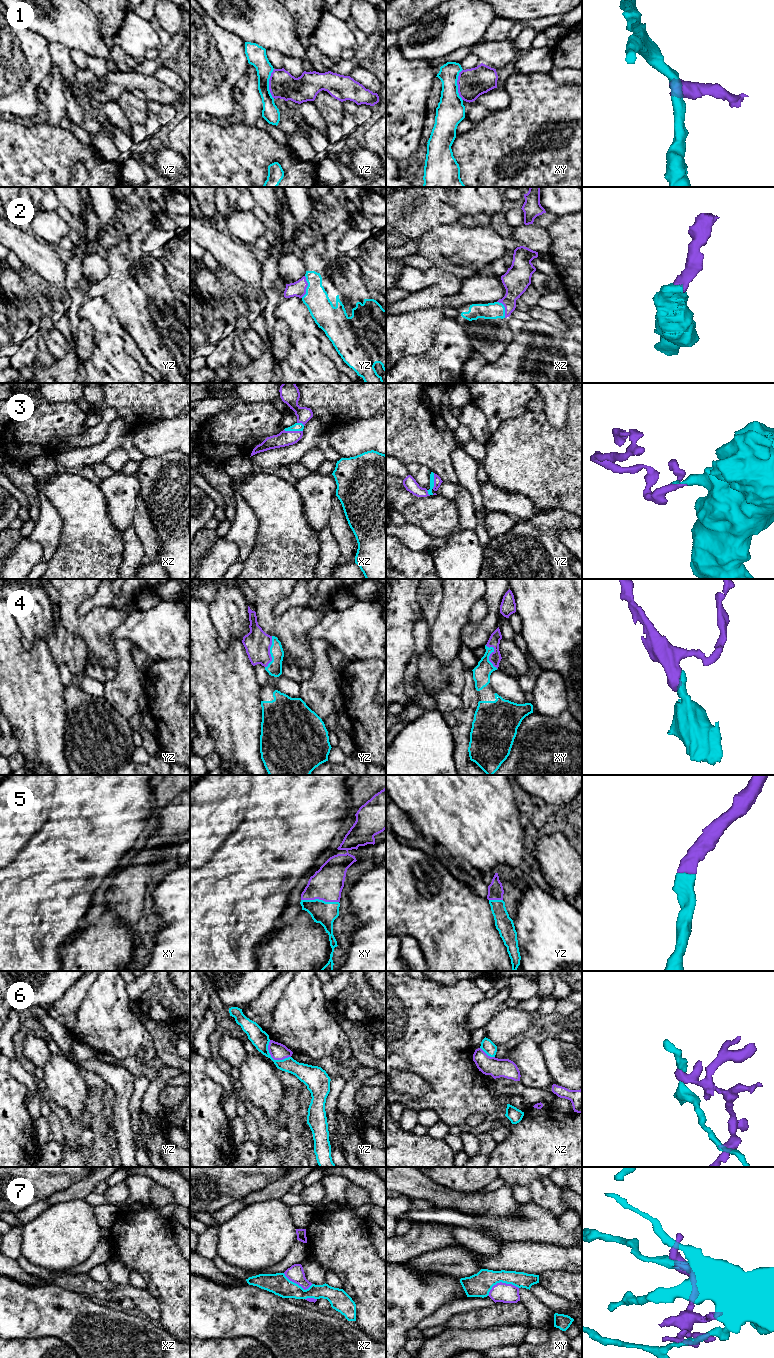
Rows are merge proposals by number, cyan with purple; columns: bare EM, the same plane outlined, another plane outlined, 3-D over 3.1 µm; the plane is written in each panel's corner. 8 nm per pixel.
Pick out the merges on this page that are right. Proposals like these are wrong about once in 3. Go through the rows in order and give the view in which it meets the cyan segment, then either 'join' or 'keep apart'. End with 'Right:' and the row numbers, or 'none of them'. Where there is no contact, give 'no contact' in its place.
1: meets cyan in xy; keep apart
2: meets cyan in yz; join
3: meets cyan in xz; join
4: meets cyan in yz; join
5: meets cyan in xy; join
6: meets cyan in yz; keep apart
7: meets cyan in xy; keep apart
Right: 2, 3, 4, 5

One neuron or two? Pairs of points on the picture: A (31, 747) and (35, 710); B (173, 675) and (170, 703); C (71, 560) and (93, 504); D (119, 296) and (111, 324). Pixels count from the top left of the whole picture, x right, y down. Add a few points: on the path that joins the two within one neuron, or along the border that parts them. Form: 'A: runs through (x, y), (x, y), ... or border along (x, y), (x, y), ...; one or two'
A: runs through (35, 738), (35, 719); one
B: runs through (170, 682), (170, 696); one
C: runs through (85, 546), (86, 518); one
D: border along (99, 296), (105, 299), (118, 322), (123, 327); two

